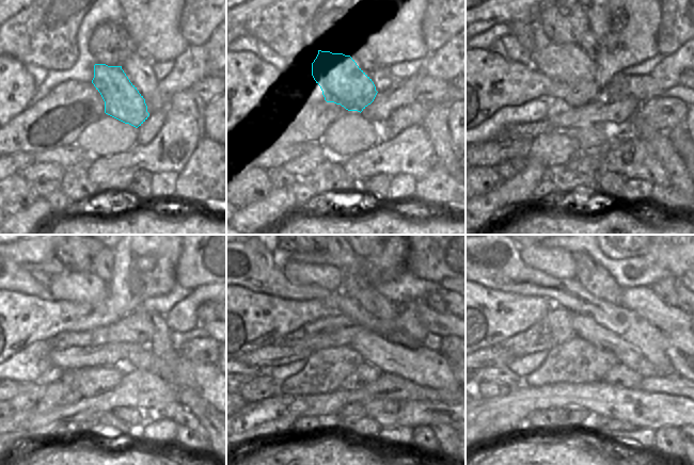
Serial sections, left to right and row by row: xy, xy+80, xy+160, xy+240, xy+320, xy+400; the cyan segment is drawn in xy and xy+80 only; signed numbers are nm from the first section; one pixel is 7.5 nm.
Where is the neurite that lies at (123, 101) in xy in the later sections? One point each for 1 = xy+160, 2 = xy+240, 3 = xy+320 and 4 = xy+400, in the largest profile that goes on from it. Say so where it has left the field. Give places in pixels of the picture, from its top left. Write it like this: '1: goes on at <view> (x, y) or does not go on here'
1: goes on at xy+160 (568, 64)
2: goes on at xy+240 (73, 286)
3: goes on at xy+320 (328, 276)
4: goes on at xy+400 (558, 262)

